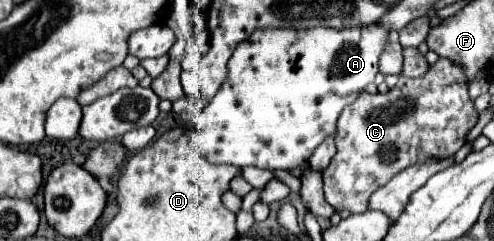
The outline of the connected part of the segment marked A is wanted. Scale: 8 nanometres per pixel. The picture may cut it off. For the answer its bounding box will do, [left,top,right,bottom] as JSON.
[193,24,391,170]

